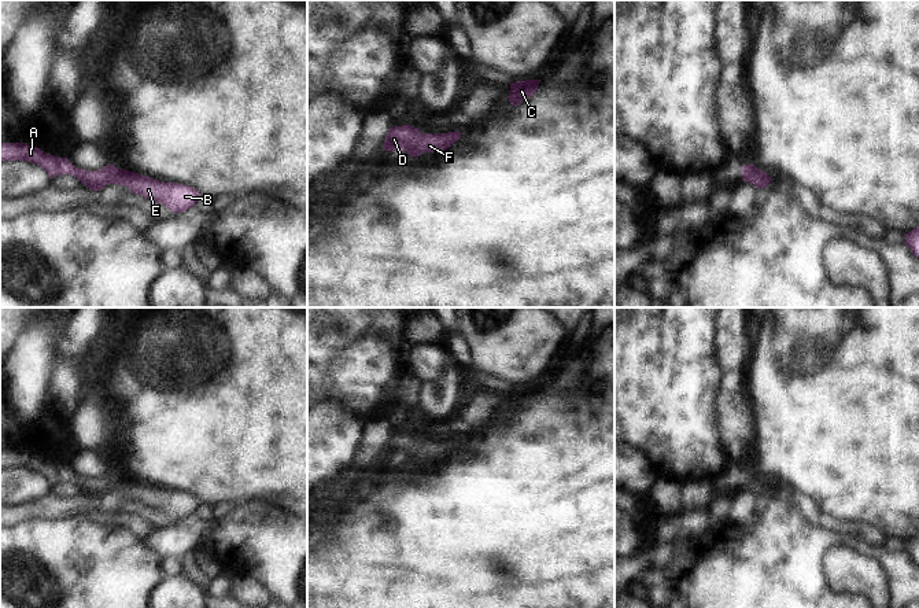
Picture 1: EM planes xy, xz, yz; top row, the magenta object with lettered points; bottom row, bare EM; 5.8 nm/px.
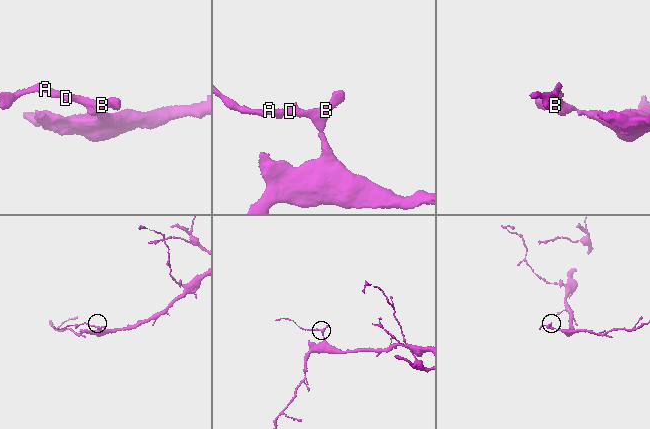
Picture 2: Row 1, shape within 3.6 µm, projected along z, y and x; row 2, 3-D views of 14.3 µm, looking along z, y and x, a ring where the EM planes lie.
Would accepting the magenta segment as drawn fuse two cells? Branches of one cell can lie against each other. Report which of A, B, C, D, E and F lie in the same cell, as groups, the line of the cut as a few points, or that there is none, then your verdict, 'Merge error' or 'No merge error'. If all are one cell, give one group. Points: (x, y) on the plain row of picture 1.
Groups: A B C D E F. No split. No merge error

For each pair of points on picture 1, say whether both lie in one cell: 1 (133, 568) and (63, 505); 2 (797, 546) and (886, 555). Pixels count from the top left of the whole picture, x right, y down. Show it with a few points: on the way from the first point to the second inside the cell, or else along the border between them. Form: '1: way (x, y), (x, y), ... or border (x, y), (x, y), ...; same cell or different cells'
1: border (91, 515), (44, 520); different cells
2: way (819, 541), (851, 541), (864, 548); same cell

